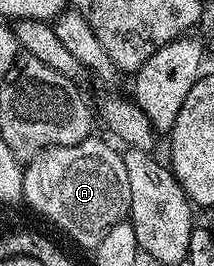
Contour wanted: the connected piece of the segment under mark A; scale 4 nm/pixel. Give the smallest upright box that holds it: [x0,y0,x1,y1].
[22,137,132,249]

